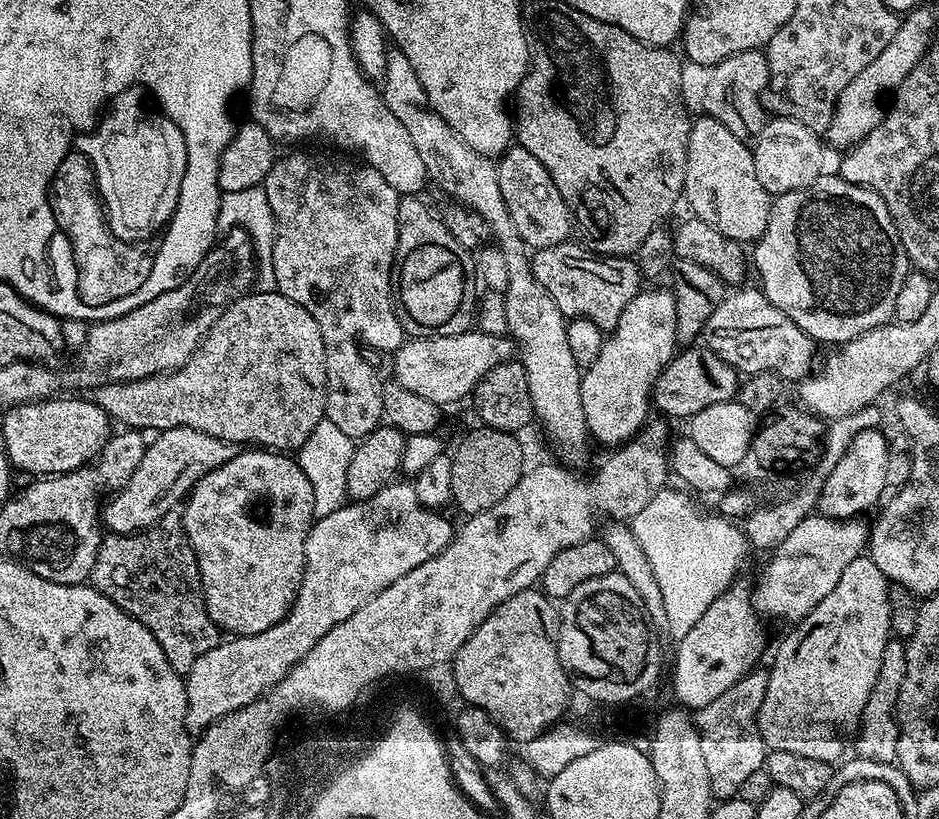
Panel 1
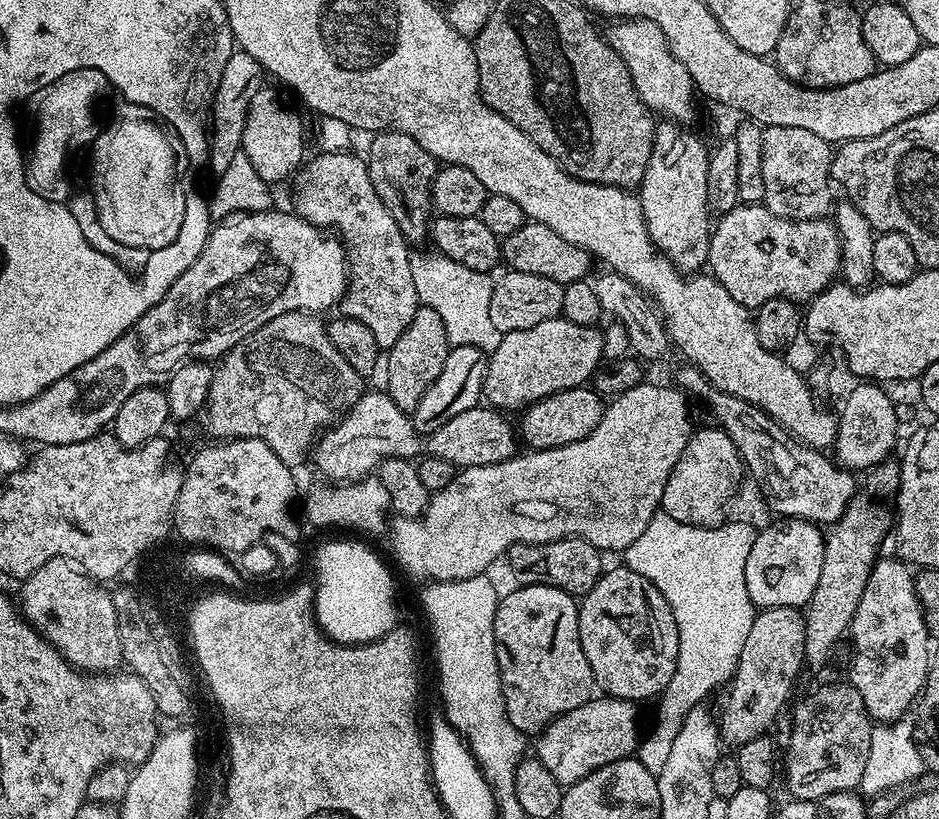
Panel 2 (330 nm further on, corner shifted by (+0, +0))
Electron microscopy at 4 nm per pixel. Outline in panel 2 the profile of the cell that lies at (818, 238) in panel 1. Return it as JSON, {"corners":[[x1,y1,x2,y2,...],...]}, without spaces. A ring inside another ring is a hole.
{"corners":[[739,203,734,210,723,213,717,220,720,221,717,224,715,221,711,229,707,267,714,279,730,290,730,298,746,309,755,310,779,296,808,302,837,279,840,270,840,239,831,219,787,220,778,218,778,214,764,207,763,203]]}

